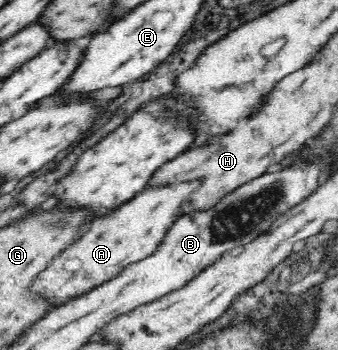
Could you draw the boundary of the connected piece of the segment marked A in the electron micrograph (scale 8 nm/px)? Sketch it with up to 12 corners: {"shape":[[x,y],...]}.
{"shape":[[201,184],[148,185],[30,290],[52,309],[153,255]]}

